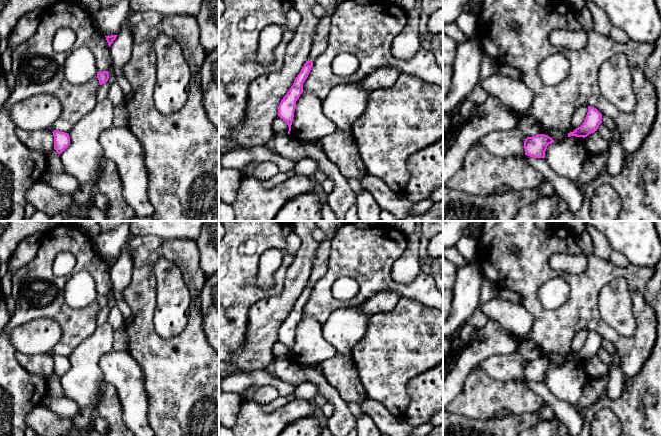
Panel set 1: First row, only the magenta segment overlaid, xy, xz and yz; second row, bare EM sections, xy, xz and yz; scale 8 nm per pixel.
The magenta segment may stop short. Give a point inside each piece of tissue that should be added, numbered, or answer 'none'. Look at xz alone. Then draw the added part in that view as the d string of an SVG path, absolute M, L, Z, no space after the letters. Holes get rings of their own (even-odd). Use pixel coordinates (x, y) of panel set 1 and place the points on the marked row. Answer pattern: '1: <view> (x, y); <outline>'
none

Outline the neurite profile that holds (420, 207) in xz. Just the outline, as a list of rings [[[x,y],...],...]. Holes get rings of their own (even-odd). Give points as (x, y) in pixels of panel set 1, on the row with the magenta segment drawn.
[[[427,198],[425,200],[419,201],[419,202],[414,202],[414,205],[409,212],[409,215],[420,215],[424,212],[426,212],[433,204],[434,202],[430,199]]]

